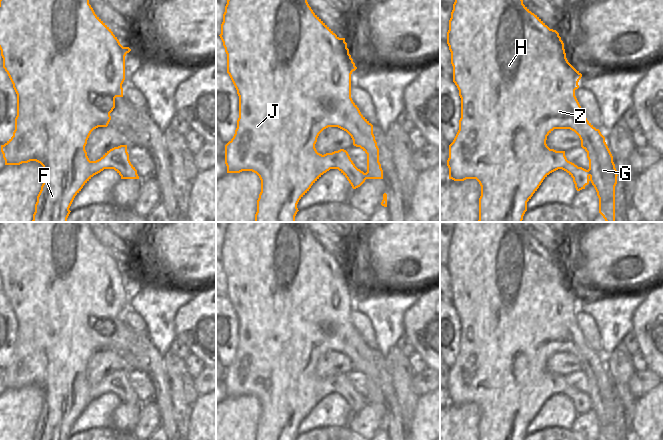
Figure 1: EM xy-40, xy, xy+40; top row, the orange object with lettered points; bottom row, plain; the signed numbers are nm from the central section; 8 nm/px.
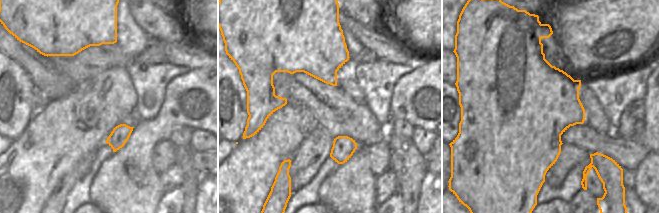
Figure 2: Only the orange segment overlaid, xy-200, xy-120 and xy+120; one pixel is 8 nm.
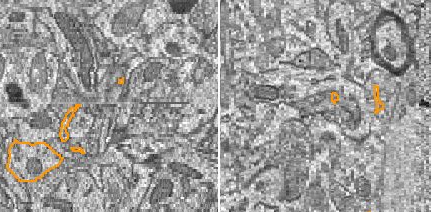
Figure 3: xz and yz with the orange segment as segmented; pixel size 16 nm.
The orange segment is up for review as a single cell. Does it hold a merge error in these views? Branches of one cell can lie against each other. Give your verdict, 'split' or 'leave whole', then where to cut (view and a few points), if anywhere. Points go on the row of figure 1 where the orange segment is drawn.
leave whole | no cut

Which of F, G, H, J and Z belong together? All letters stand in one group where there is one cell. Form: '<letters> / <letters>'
F G H J Z

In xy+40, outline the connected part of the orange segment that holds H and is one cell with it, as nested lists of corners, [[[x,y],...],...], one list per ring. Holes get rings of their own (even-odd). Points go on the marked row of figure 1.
[[[455,0],[451,18],[449,20],[449,30],[447,32],[447,44],[451,52],[451,64],[453,66],[453,82],[459,90],[461,98],[461,118],[459,120],[459,130],[449,145],[449,158],[447,166],[449,168],[449,179],[454,181],[464,181],[466,179],[476,179],[481,186],[481,196],[479,198],[479,220],[478,222],[522,222],[527,211],[527,202],[537,191],[543,180],[552,172],[562,169],[572,178],[577,191],[585,189],[590,182],[594,186],[599,198],[599,213],[606,222],[615,222],[615,186],[617,184],[617,170],[613,162],[613,156],[605,142],[605,137],[599,129],[596,129],[586,118],[576,96],[575,90],[579,88],[578,82],[582,74],[577,71],[567,60],[564,43],[556,30],[550,29],[537,15],[532,13],[524,4],[523,0]],[[554,129],[570,129],[574,131],[581,140],[581,147],[587,152],[589,169],[578,167],[567,160],[565,151],[550,149],[547,144],[547,136]]]

